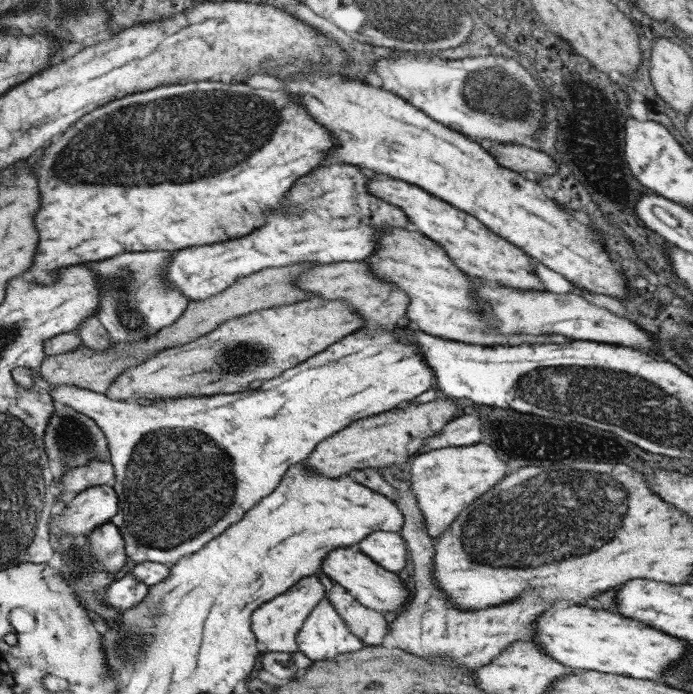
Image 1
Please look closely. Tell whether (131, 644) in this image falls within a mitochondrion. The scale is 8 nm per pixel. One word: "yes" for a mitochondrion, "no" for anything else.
yes

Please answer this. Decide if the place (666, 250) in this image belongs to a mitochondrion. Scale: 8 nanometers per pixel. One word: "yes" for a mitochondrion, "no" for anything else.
no

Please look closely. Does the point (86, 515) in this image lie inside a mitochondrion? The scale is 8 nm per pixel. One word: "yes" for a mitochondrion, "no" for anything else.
no

